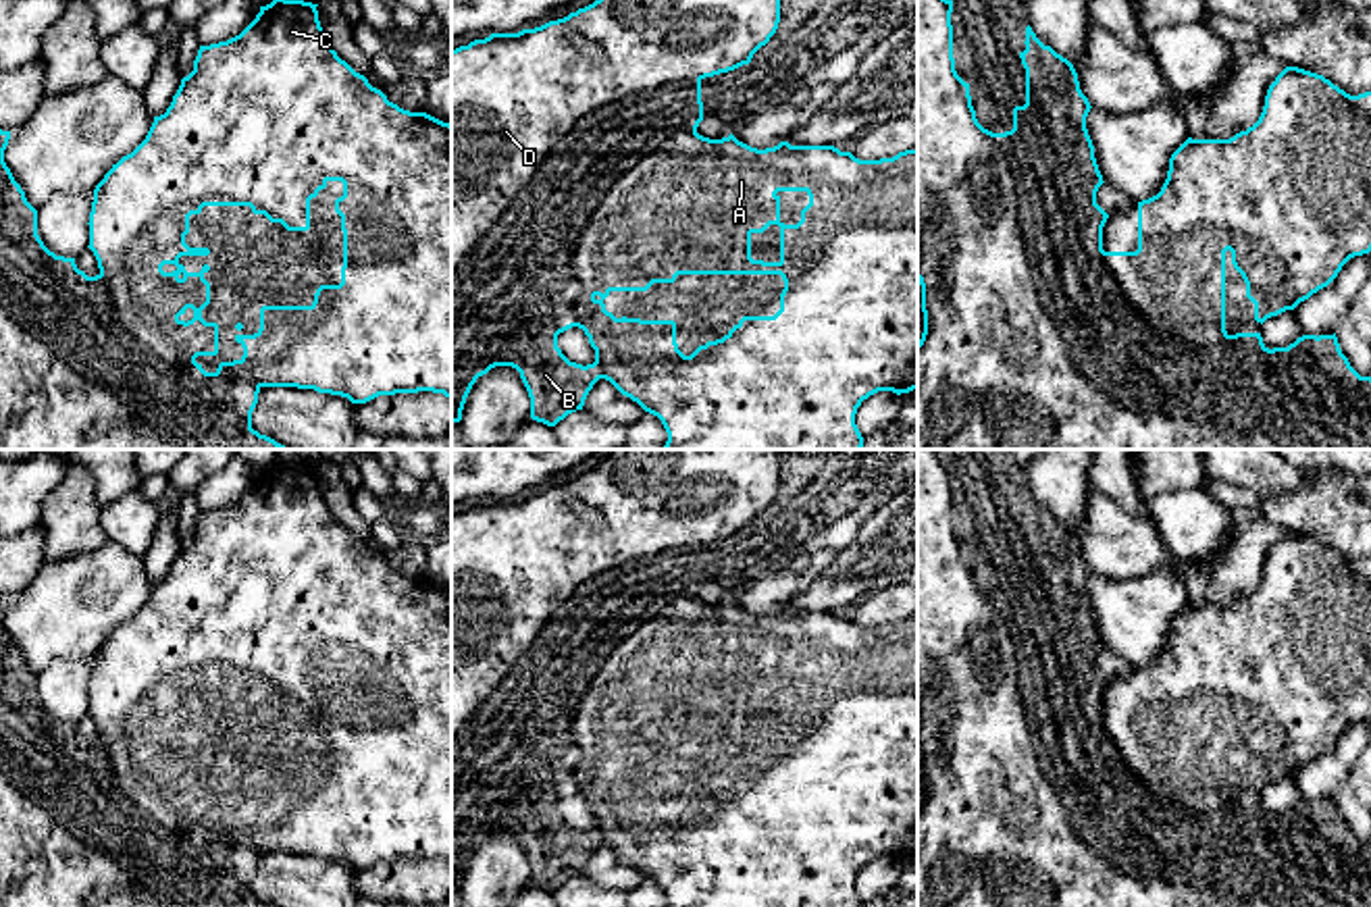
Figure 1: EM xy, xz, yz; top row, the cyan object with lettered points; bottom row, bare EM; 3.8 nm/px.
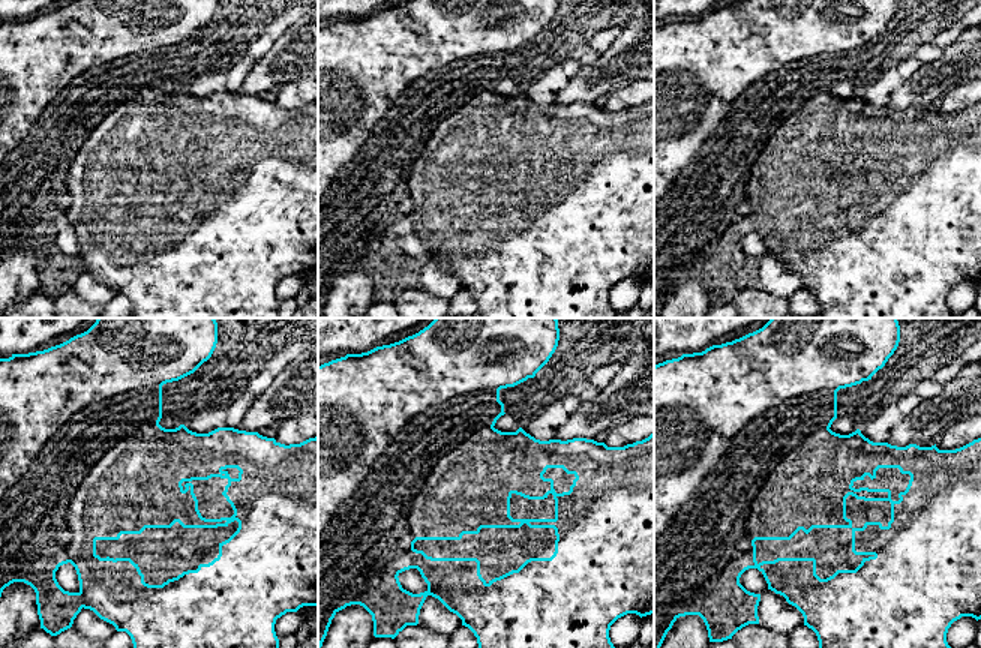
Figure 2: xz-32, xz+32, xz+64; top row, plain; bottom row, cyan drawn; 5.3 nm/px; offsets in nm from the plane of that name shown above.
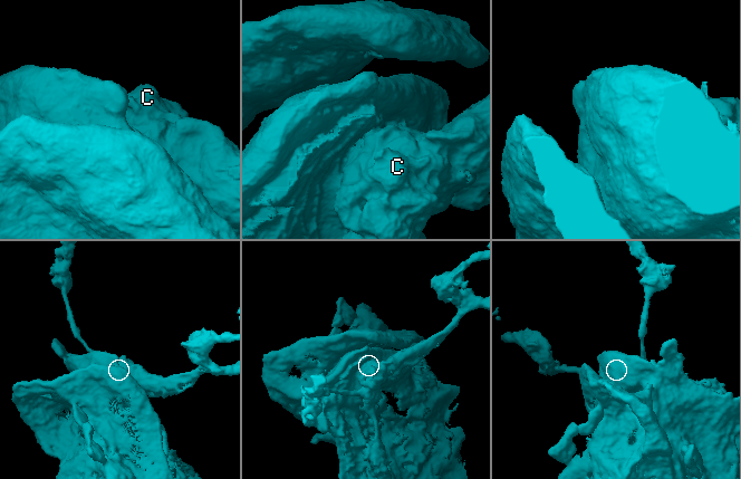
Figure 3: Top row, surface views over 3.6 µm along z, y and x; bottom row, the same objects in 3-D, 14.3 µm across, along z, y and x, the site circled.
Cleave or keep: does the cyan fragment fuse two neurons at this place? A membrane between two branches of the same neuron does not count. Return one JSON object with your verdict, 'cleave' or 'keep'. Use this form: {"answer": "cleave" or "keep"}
{"answer": "cleave"}

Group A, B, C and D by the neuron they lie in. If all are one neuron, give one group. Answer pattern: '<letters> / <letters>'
A C / B D

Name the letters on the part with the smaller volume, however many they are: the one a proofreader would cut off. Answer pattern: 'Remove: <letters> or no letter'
Remove: A, C

